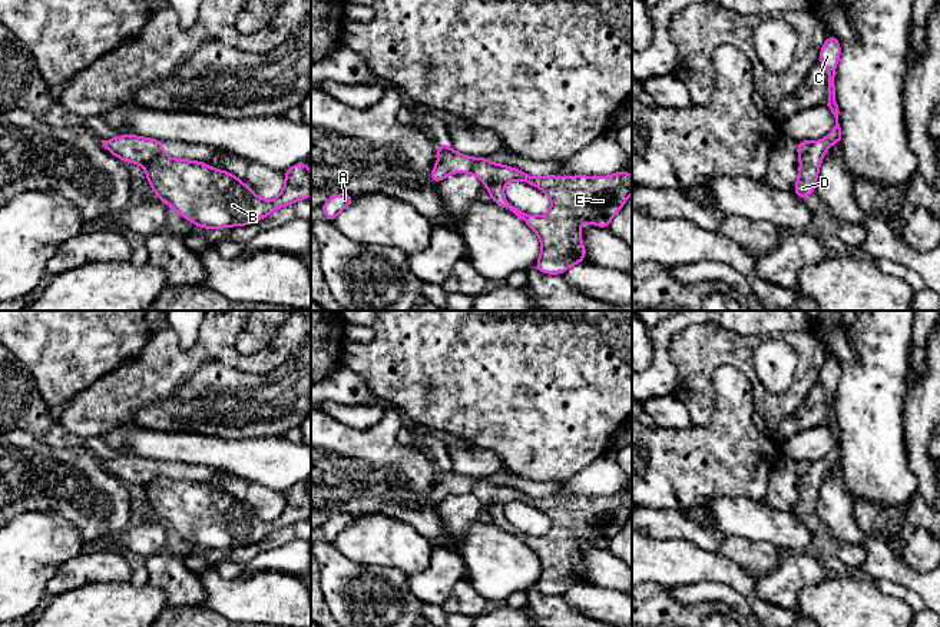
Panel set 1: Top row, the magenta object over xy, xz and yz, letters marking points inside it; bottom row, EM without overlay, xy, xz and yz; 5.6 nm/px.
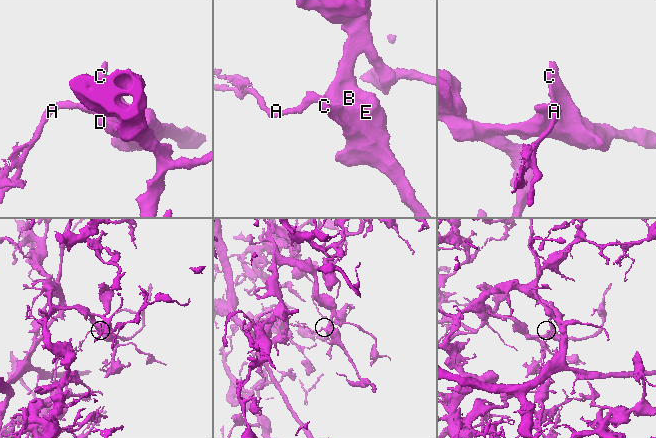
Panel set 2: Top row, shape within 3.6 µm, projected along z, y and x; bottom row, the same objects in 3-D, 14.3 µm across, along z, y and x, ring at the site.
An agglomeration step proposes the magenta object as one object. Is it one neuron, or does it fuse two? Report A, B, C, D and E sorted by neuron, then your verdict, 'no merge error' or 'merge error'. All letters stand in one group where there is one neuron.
groups A / B C D E; merge error

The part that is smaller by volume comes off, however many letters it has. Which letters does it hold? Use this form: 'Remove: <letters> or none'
Remove: A

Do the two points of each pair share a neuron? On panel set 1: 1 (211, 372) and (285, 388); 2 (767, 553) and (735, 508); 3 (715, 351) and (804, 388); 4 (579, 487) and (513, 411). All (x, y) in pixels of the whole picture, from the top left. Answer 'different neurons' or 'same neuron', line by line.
1: same neuron
2: different neurons
3: same neuron
4: different neurons

